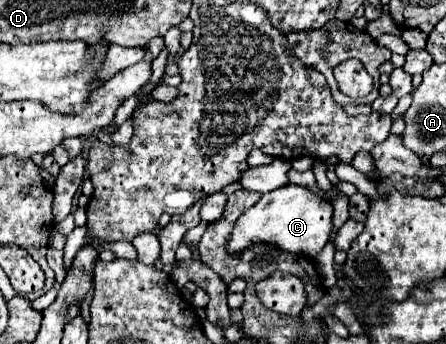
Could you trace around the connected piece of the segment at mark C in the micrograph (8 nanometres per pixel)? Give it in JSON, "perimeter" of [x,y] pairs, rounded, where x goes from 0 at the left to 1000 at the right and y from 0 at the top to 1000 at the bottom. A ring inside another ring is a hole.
{"perimeter":[[[648,535],[648,547],[626,547],[603,564],[590,564],[572,599],[563,599],[554,616],[536,628],[504,727],[513,733],[513,744],[536,744],[549,721],[567,709],[603,709],[635,733],[711,744],[738,698],[747,663],[742,628],[747,628],[742,587],[706,570],[697,552],[679,541]]]}

